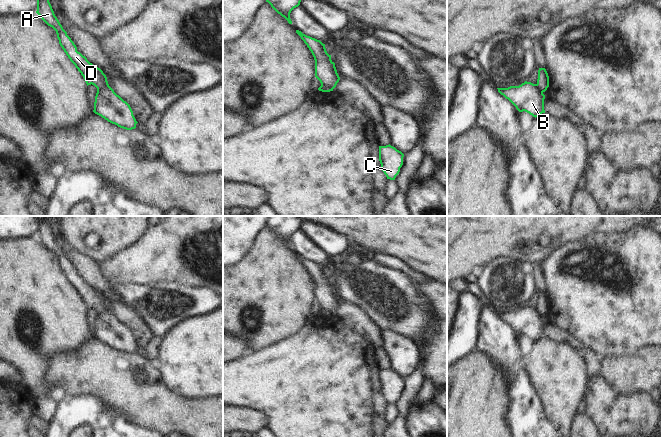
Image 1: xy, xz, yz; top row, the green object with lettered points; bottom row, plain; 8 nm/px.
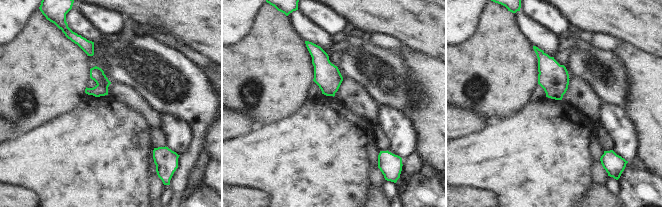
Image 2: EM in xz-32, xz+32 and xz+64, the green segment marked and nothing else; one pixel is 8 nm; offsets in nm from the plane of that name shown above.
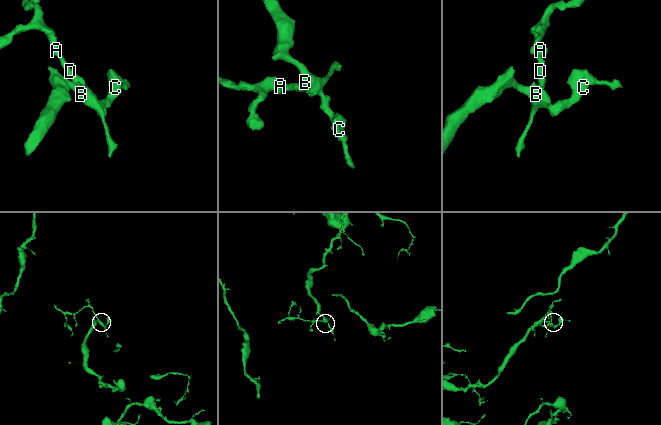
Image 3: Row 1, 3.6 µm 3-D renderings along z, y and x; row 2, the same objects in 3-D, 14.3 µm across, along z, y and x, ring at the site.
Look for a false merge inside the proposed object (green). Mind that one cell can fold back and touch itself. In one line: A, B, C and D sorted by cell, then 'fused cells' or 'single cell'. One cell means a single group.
groups A D / B C; fused cells

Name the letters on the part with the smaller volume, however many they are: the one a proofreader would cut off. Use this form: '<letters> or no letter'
A, D

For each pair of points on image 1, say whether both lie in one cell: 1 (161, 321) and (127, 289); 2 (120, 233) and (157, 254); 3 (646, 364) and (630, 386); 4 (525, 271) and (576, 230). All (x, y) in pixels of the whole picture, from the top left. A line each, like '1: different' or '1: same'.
1: same
2: different
3: same
4: different

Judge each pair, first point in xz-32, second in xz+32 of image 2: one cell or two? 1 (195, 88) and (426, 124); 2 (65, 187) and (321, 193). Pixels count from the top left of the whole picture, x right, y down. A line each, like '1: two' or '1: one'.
1: two
2: one

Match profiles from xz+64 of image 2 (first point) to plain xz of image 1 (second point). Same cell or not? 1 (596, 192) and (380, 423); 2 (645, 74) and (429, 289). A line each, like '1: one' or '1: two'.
1: one
2: one

